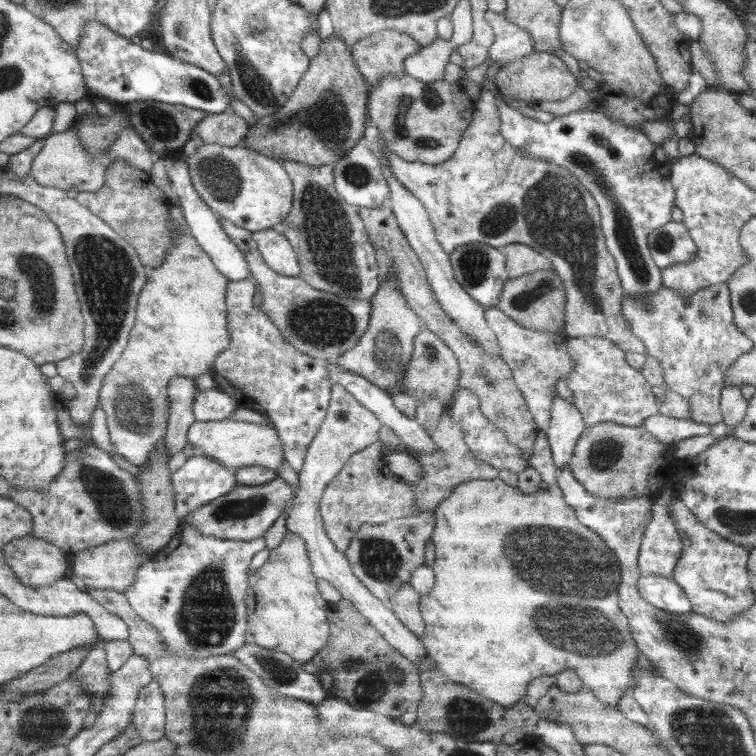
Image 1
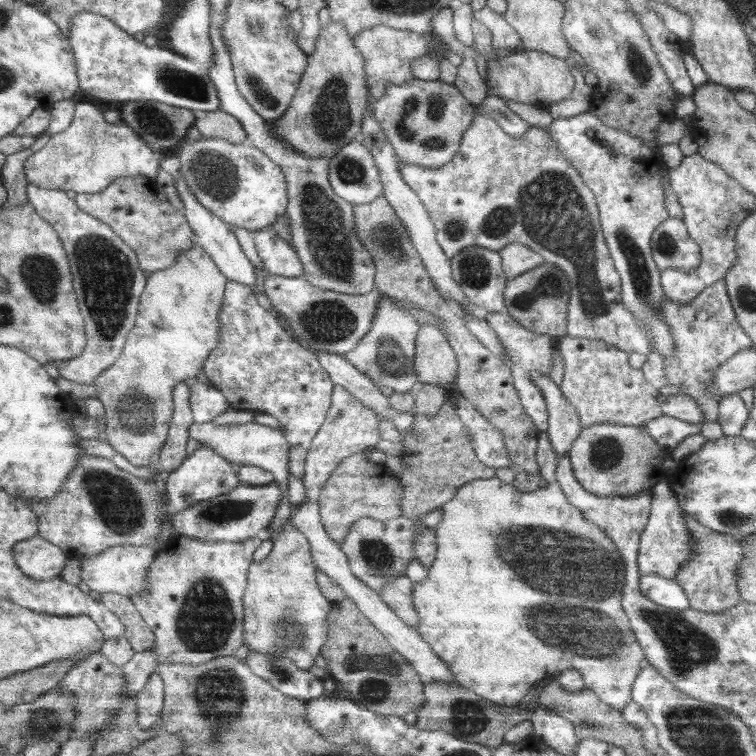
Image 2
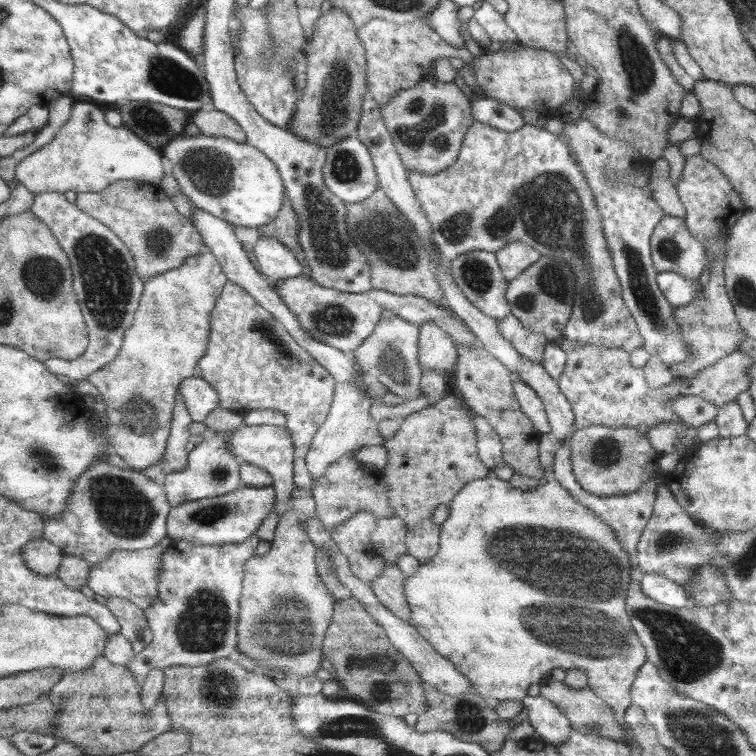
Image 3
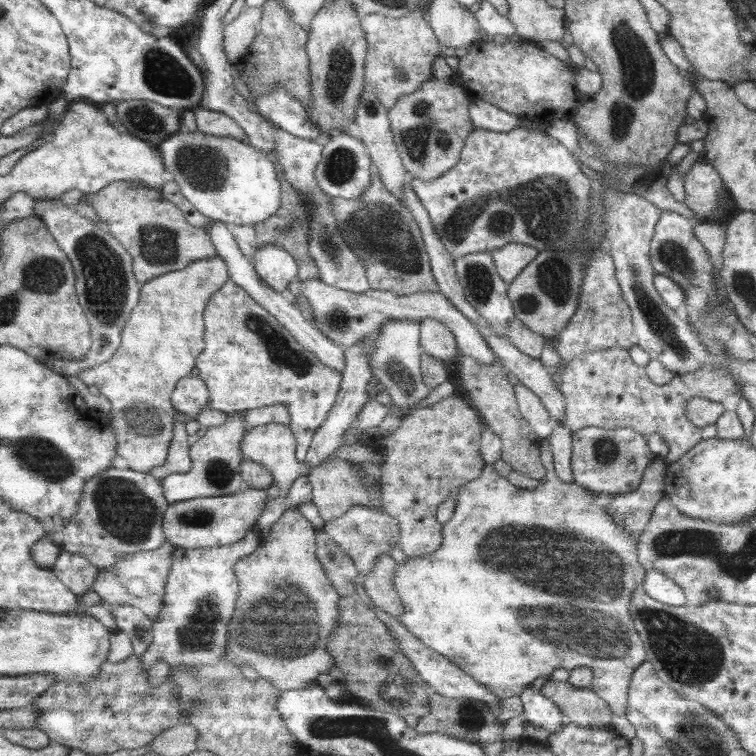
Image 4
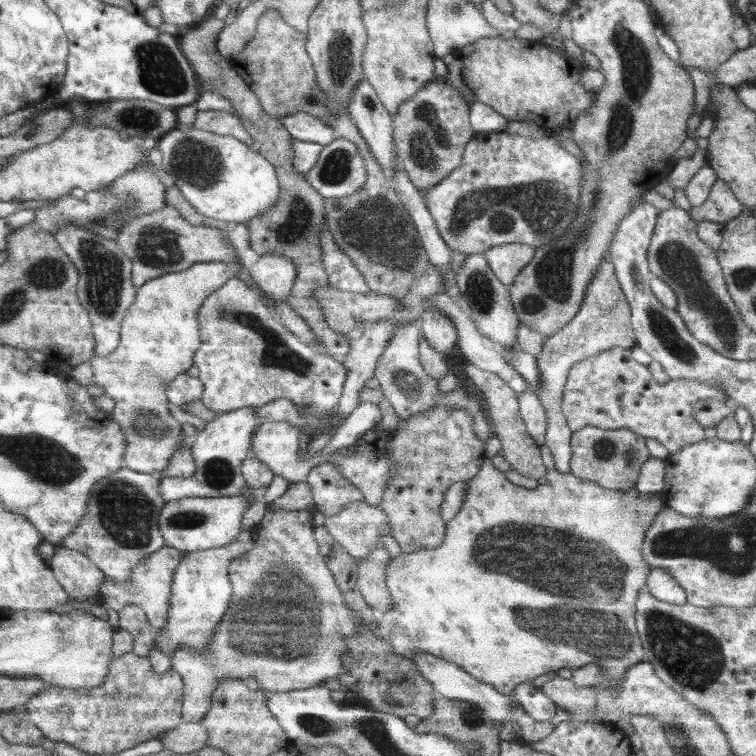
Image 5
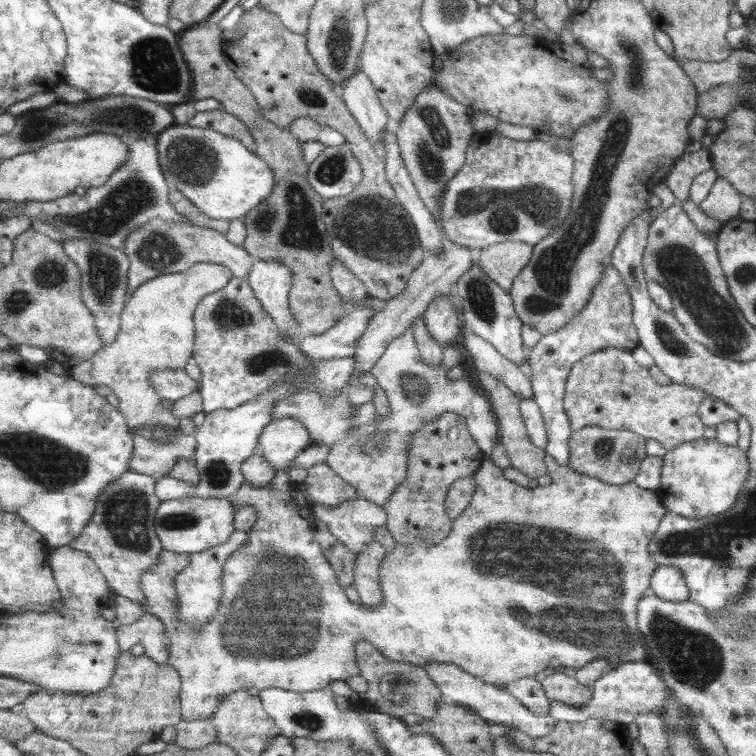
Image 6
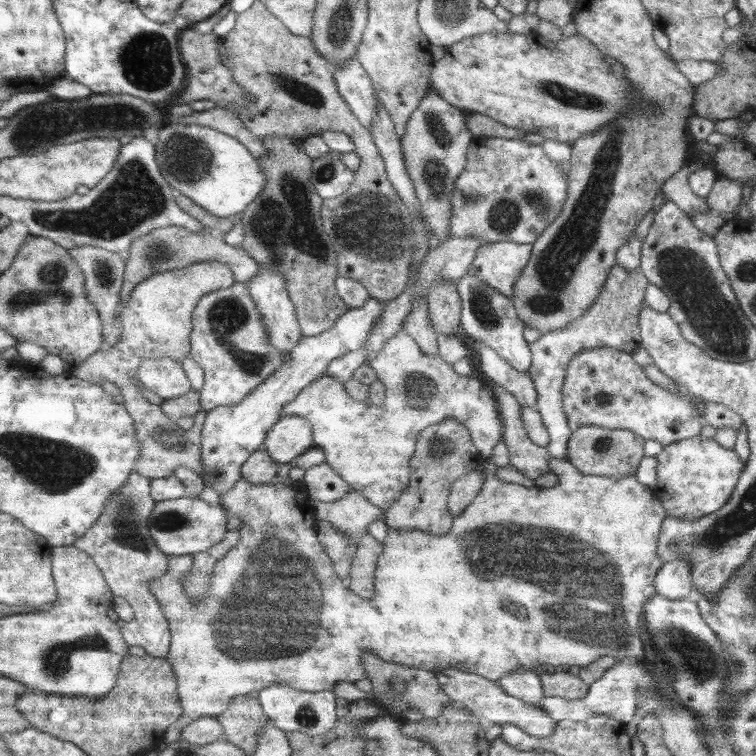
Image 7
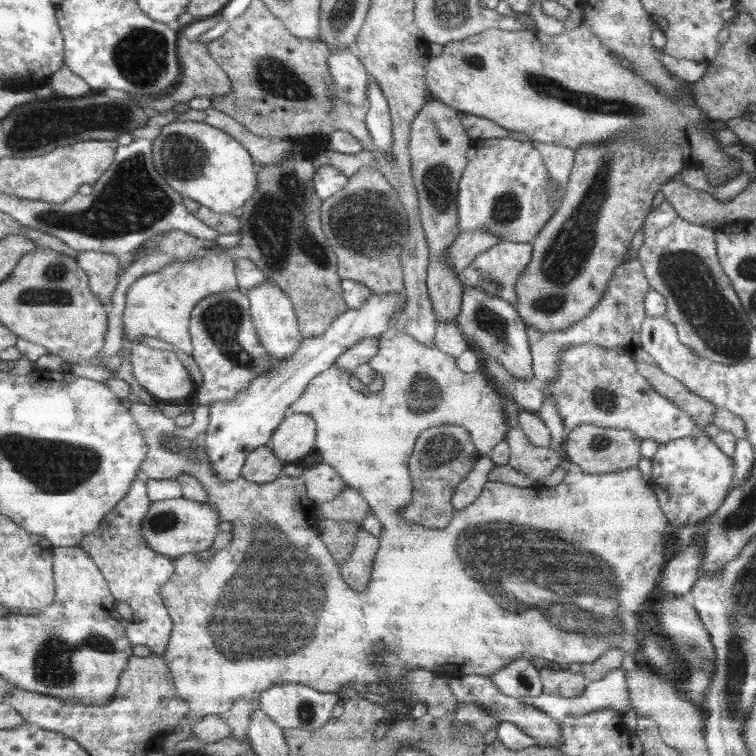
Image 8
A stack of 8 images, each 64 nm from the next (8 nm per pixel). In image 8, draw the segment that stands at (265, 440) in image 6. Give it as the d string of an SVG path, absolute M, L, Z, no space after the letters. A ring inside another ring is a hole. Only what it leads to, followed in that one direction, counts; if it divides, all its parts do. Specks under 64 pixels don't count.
M288 413L270 438L273 453L287 463L306 457L315 450L316 423L311 416Z

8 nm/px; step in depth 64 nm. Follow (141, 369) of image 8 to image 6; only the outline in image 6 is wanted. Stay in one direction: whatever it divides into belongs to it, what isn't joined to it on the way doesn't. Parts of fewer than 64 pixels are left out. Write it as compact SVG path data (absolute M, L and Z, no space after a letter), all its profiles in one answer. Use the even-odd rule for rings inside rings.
M163 368L151 370L149 379L153 389L166 400L180 400L192 392L196 392L197 383L182 368Z

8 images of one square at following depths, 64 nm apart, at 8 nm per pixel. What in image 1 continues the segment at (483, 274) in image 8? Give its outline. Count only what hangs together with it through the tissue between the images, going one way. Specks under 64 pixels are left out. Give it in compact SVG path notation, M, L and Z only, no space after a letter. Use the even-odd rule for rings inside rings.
M511 243L501 251L506 257L506 270L509 278L518 278L537 270L553 270L548 258L526 244Z

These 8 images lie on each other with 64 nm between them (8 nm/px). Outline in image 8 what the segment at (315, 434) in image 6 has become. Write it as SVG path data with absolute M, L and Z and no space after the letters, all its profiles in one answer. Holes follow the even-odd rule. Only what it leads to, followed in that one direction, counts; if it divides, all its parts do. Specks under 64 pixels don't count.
M394 325L391 326L388 330L381 333L379 340L379 349L378 352L373 356L371 364L373 369L376 370L376 373L380 373L381 377L383 378L383 387L380 392L377 392L376 394L369 394L366 392L360 393L358 391L354 391L354 389L352 389L352 387L348 385L348 380L351 377L351 373L348 370L343 370L342 368L338 369L339 366L337 366L337 364L332 364L331 367L328 368L328 370L325 370L324 372L321 372L318 376L315 376L306 385L304 392L302 392L302 394L289 406L289 413L307 414L314 419L314 422L316 423L316 442L314 452L320 456L321 462L329 464L335 471L338 471L338 474L341 476L342 480L347 484L348 487L356 490L356 492L358 492L358 494L360 494L360 496L364 498L364 500L366 500L372 514L376 516L376 518L382 523L382 532L379 536L380 546L372 565L370 584L368 584L368 588L366 588L366 592L364 592L364 594L360 594L360 592L354 592L354 590L350 590L350 588L344 588L346 584L344 582L344 579L341 577L341 572L338 569L337 562L333 559L333 556L330 554L327 546L322 542L322 539L320 538L319 528L317 525L319 521L317 516L317 509L314 505L313 500L310 500L308 498L308 491L306 490L304 479L302 479L301 476L290 477L284 474L283 476L278 476L276 480L264 484L258 484L256 482L243 479L241 476L236 478L236 480L225 480L225 482L222 482L217 477L217 474L215 474L215 472L212 470L209 455L207 454L208 446L206 446L206 443L204 443L204 440L206 438L205 434L207 431L206 428L208 428L209 425L209 416L206 410L202 410L202 412L200 412L200 418L198 418L198 434L186 434L186 430L182 430L182 428L180 428L175 423L174 419L166 417L162 413L162 411L158 409L157 406L153 407L152 405L146 405L142 403L140 399L136 395L134 395L134 393L131 393L129 395L128 400L131 402L129 406L129 411L132 413L136 424L139 426L140 432L142 433L142 436L144 436L144 441L146 441L146 445L148 445L147 457L143 460L143 463L140 464L139 468L141 475L144 477L154 478L156 480L176 479L177 476L182 473L192 475L197 481L200 481L202 483L205 491L210 494L210 496L214 496L215 501L213 506L215 506L215 509L219 514L220 520L231 522L232 526L234 526L231 532L232 542L229 542L229 545L226 548L221 548L221 550L215 550L215 552L213 552L213 554L211 554L209 558L201 558L201 556L198 556L197 553L186 553L182 557L173 559L173 573L170 575L168 582L164 583L162 588L160 588L159 590L159 595L162 597L164 606L167 608L168 614L170 615L170 618L173 622L171 637L168 641L168 647L166 647L166 650L164 650L164 655L162 655L162 660L164 660L164 664L166 664L166 667L168 667L168 670L170 670L170 673L173 676L173 682L176 691L178 691L180 696L188 703L188 709L190 709L190 712L188 712L188 716L186 716L186 720L190 722L190 725L196 725L200 720L202 720L202 718L205 718L209 715L226 716L232 710L233 704L236 699L244 699L245 697L247 697L248 695L252 695L253 693L264 692L264 690L268 690L268 688L274 688L276 686L281 686L289 683L300 683L304 686L314 688L316 691L319 692L332 693L336 697L337 694L339 694L339 692L341 692L345 686L356 690L356 692L358 693L364 694L368 692L367 688L370 684L375 683L382 686L383 683L390 682L392 679L398 678L406 672L412 672L412 670L418 670L419 668L423 668L423 670L429 672L434 672L446 679L456 679L458 676L464 676L464 674L490 677L492 673L498 673L498 670L502 670L502 668L506 667L506 665L510 665L510 661L514 661L514 659L528 659L528 661L532 662L533 659L543 658L548 662L548 665L552 665L554 667L558 667L562 664L571 665L574 663L579 663L580 665L591 664L592 662L595 662L602 654L608 652L608 649L612 648L624 650L624 653L626 653L626 655L631 655L639 658L640 644L638 644L638 642L640 632L638 631L637 627L637 624L639 623L638 612L642 610L644 602L646 602L646 599L650 597L650 593L652 592L652 590L654 590L654 588L656 588L658 582L661 580L661 572L666 562L666 558L664 558L665 537L663 536L663 534L668 528L668 522L666 515L662 512L662 509L660 508L658 499L655 496L653 488L648 481L644 480L644 477L642 476L640 470L638 470L638 467L633 466L632 468L625 468L624 470L620 470L614 473L593 475L582 472L577 464L574 464L573 462L565 459L559 464L559 467L564 468L567 473L562 482L554 487L534 484L532 487L520 488L509 484L486 481L482 492L468 506L465 506L464 508L459 508L458 510L454 509L451 521L448 523L448 526L446 528L426 528L421 524L414 524L413 522L409 522L409 520L405 520L405 518L401 516L401 510L406 505L409 505L411 503L412 495L414 493L411 476L409 475L409 458L410 455L413 453L415 443L418 439L418 435L422 431L425 431L427 428L434 427L434 423L436 422L442 422L444 424L454 424L456 426L465 428L470 433L472 443L477 449L477 452L480 455L486 455L492 449L494 449L494 446L496 446L496 444L505 441L505 434L508 432L507 418L503 409L504 400L503 397L498 394L498 392L494 388L492 388L492 386L490 386L490 380L492 380L492 378L486 372L484 372L483 369L478 369L477 371L472 373L463 372L462 370L458 369L458 367L456 367L456 358L450 356L449 354L446 354L445 352L442 352L439 348L436 348L434 344L420 344L413 336L410 336L409 334L406 334L396 329ZM512 604L514 604L514 606L524 606L524 608L522 608L522 612L514 612L514 610L510 612L510 608L514 608ZM377 640L380 640L381 644L386 645L386 649L388 649L388 652L384 652L384 654L374 654L374 649L372 649L372 647L374 647L374 643L376 643Z

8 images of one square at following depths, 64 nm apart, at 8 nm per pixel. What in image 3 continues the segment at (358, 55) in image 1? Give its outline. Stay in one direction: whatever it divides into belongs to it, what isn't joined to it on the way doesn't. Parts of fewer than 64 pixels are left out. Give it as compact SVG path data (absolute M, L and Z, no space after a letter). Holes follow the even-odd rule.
M373 18L360 27L357 33L365 50L367 92L381 105L391 101L396 92L412 88L420 80L432 76L434 61L438 58L460 58L465 63L473 59L466 47L456 48L445 43L427 21L394 24L383 18Z

